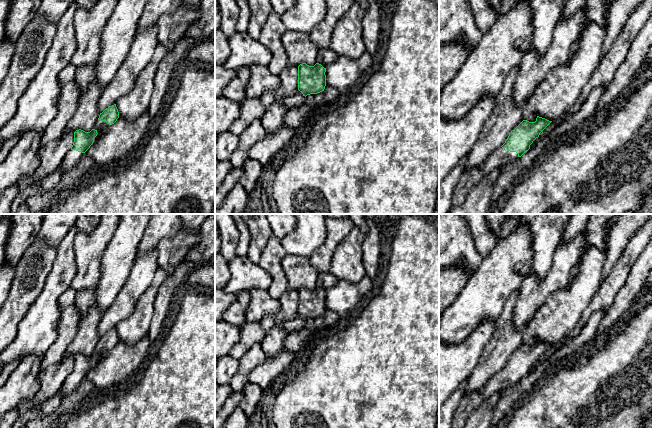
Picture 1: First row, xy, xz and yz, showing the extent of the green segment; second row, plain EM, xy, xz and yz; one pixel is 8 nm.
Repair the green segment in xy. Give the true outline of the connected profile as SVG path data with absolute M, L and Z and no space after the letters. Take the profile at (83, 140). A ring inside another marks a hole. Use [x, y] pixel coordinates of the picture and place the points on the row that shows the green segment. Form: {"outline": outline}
{"outline": "M114 104L100 113L98 121L90 132L85 132L81 129L76 130L74 132L73 145L60 164L61 174L63 175L74 167L90 146L95 143L118 118L119 112L116 104Z"}

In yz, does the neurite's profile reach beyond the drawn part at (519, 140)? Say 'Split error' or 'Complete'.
Split error

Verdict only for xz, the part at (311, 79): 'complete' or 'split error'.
split error

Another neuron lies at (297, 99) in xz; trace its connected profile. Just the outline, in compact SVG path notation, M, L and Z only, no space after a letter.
M297 90L293 96L285 97L282 101L275 101L266 108L260 121L267 133L274 133L285 123L285 114L288 109L302 105L305 96Z

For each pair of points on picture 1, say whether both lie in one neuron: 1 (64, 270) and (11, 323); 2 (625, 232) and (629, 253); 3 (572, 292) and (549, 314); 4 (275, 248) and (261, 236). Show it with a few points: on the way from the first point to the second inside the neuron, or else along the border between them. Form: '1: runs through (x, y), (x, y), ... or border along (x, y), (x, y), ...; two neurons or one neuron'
1: border along (47, 277), (42, 291), (23, 318); two neurons
2: border along (641, 226), (629, 240), (616, 261); two neurons
3: runs through (566, 298), (555, 309); one neuron
4: border along (272, 233), (261, 253), (258, 263); two neurons

